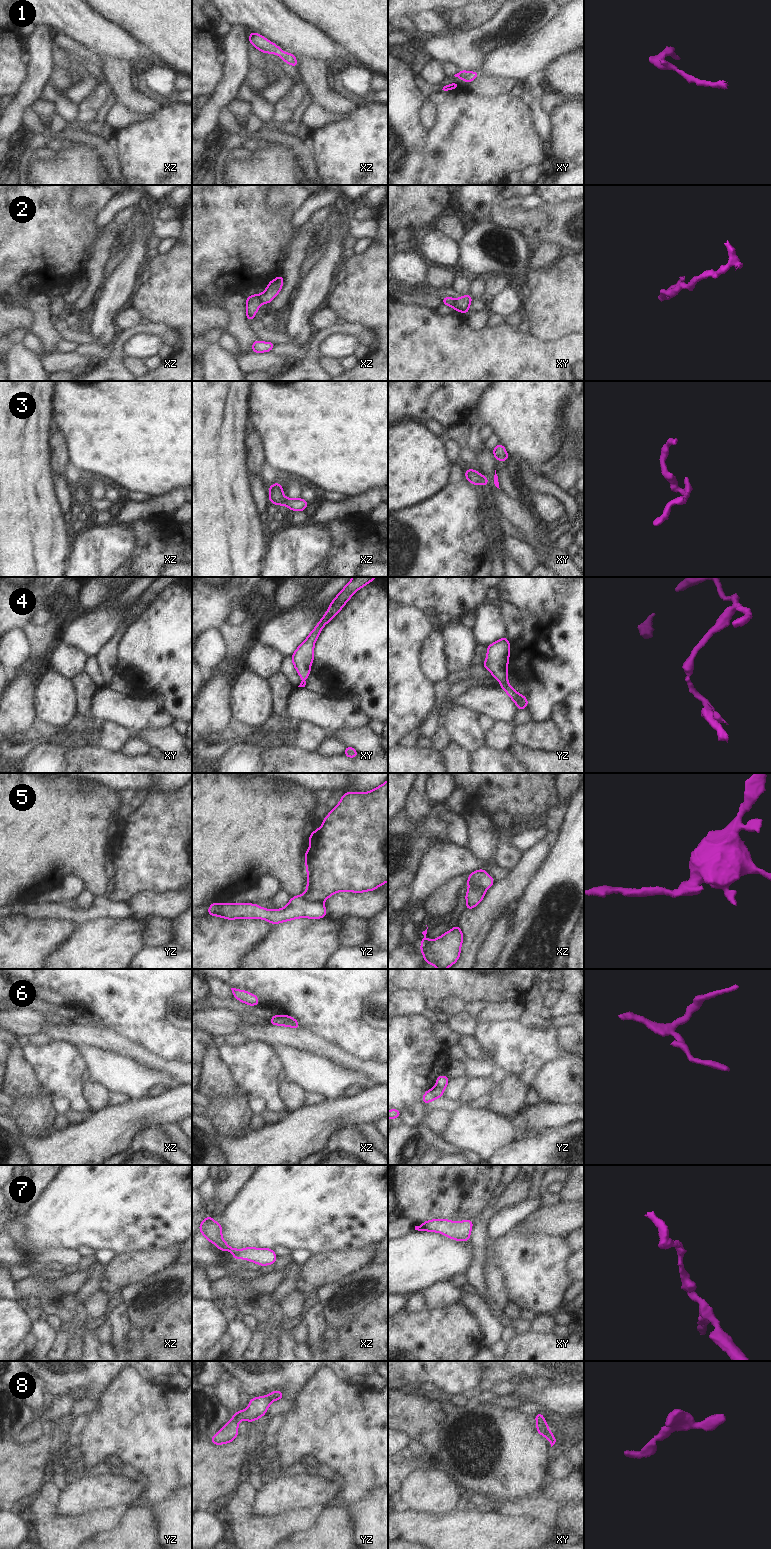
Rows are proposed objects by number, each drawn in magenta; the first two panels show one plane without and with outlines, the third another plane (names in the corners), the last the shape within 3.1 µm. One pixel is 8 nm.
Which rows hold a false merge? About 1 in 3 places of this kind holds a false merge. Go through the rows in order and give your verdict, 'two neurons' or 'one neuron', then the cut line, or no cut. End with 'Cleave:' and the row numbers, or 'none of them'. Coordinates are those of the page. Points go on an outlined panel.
1: one neuron; cut none
2: two neurons; cut xz (257, 295), (261, 302)
3: one neuron; cut none
4: one neuron; cut none
5: two neurons; cut yz (304, 894), (310, 900), (322, 902)
6: two neurons; cut yz (435, 1086), (443, 1089)
7: one neuron; cut none
8: one neuron; cut none
Cleave: 2, 5, 6

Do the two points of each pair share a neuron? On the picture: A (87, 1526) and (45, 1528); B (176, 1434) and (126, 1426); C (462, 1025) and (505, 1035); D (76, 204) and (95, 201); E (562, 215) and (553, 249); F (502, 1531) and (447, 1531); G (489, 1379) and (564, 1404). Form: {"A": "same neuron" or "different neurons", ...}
{"A": "same neuron", "B": "same neuron", "C": "different neurons", "D": "same neuron", "E": "different neurons", "F": "same neuron", "G": "different neurons"}

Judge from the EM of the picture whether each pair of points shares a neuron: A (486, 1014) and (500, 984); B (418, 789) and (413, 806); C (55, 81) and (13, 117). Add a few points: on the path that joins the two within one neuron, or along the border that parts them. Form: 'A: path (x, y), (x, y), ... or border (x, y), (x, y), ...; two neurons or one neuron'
A: border (515, 1000), (488, 1003); two neurons
B: path (417, 793), (417, 802); one neuron
C: border (54, 68), (46, 83); two neurons

